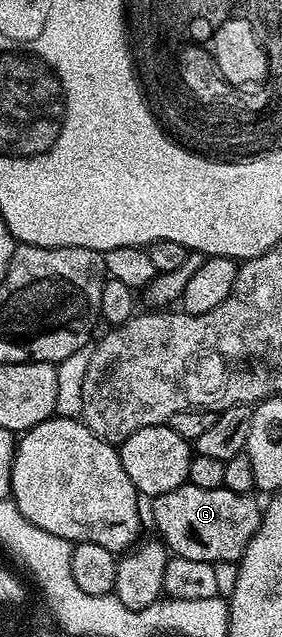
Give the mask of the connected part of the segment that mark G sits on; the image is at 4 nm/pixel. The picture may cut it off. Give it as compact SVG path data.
M183 483L178 489L170 489L170 493L162 493L151 500L155 534L172 555L213 565L235 564L260 527L262 507L252 498L251 494L234 493L224 486L198 489L198 485Z

